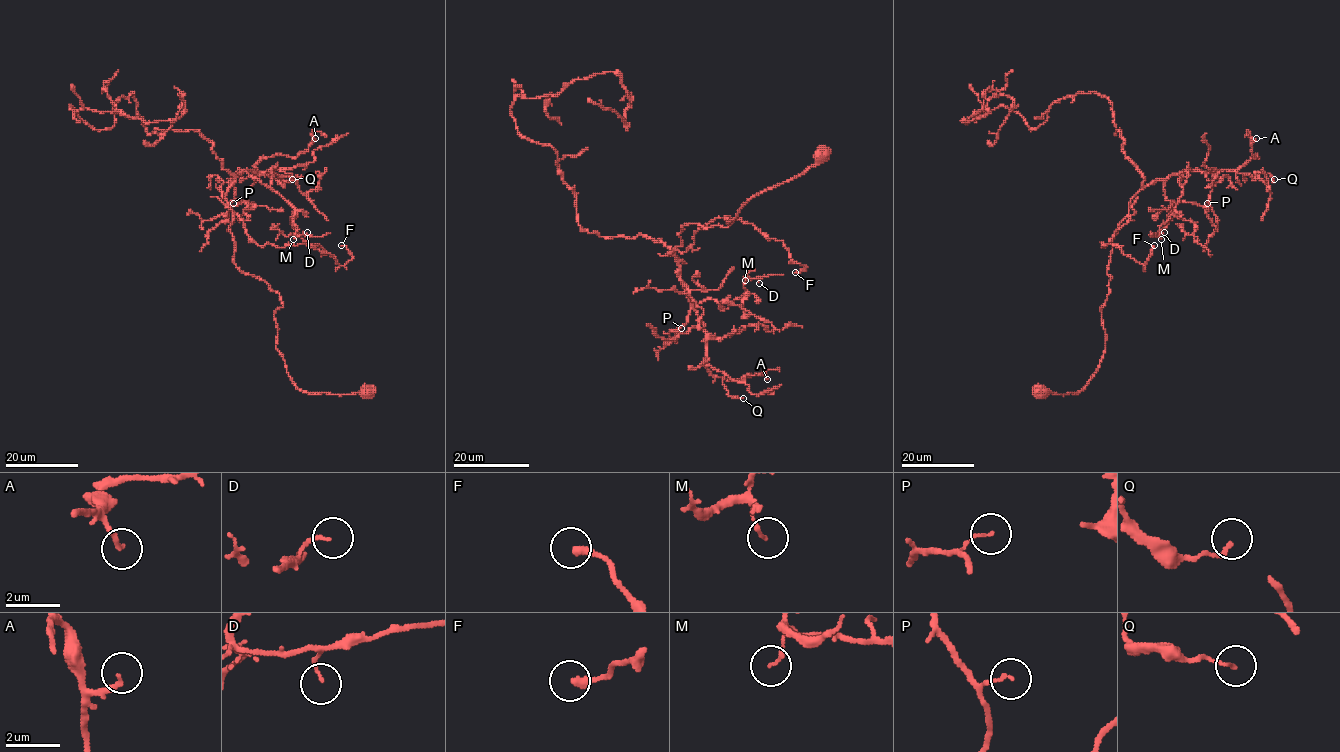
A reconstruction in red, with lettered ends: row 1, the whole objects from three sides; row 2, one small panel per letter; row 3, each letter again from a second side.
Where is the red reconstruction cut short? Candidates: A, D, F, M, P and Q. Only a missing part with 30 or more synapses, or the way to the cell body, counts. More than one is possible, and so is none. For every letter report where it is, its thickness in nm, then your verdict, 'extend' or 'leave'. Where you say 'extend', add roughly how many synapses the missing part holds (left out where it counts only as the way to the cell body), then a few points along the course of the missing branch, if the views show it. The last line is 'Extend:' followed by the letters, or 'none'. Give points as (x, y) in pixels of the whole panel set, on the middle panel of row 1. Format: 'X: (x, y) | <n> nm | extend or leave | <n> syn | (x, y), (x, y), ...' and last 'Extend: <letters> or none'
A: (767, 379) | 190 nm | extend | 30 syn | (767, 379), (777, 362), (781, 344), (775, 340), (765, 347)
D: (759, 283) | 110 nm | leave
F: (795, 272) | 280 nm | leave
M: (745, 280) | 120 nm | leave
P: (681, 328) | 120 nm | leave
Q: (743, 398) | 120 nm | leave
Extend: A

